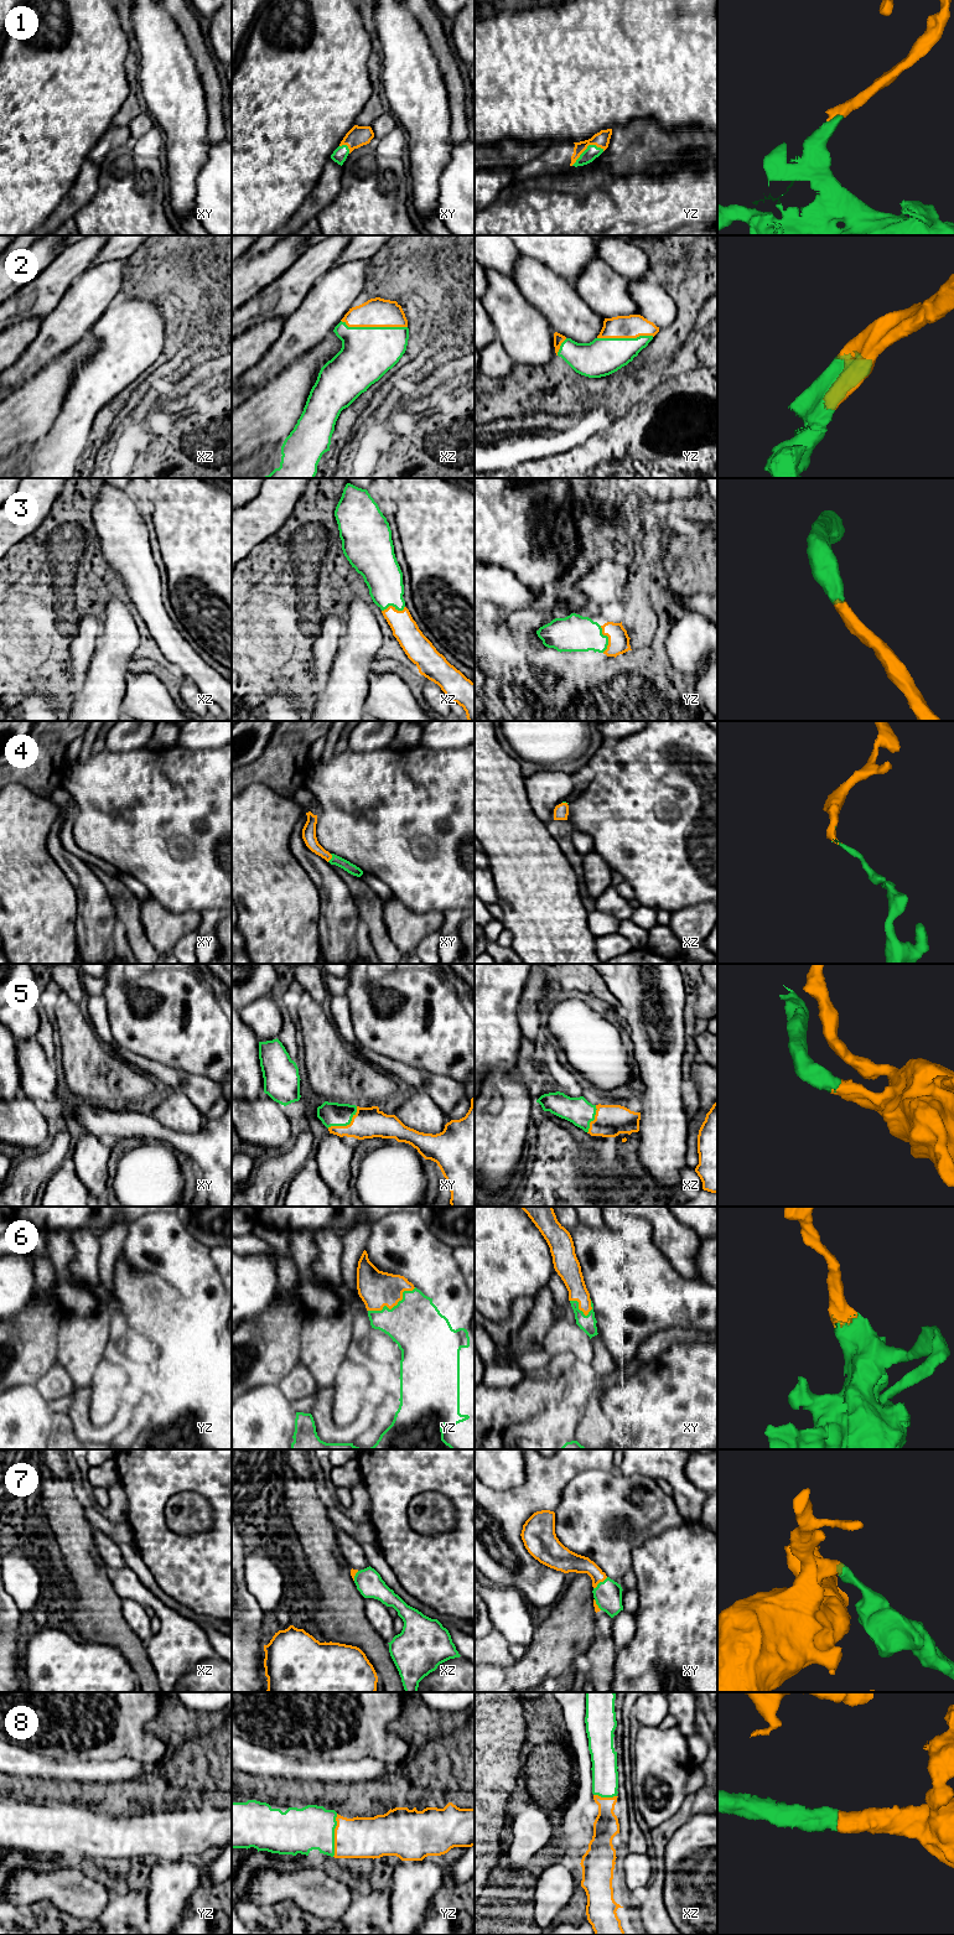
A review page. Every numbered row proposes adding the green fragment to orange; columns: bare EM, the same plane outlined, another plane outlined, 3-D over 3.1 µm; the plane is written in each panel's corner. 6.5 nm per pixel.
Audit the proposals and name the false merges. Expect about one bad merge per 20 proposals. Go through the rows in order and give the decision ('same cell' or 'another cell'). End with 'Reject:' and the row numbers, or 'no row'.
1: same cell
2: same cell
3: same cell
4: same cell
5: same cell
6: same cell
7: same cell
8: same cell
Reject: no row

